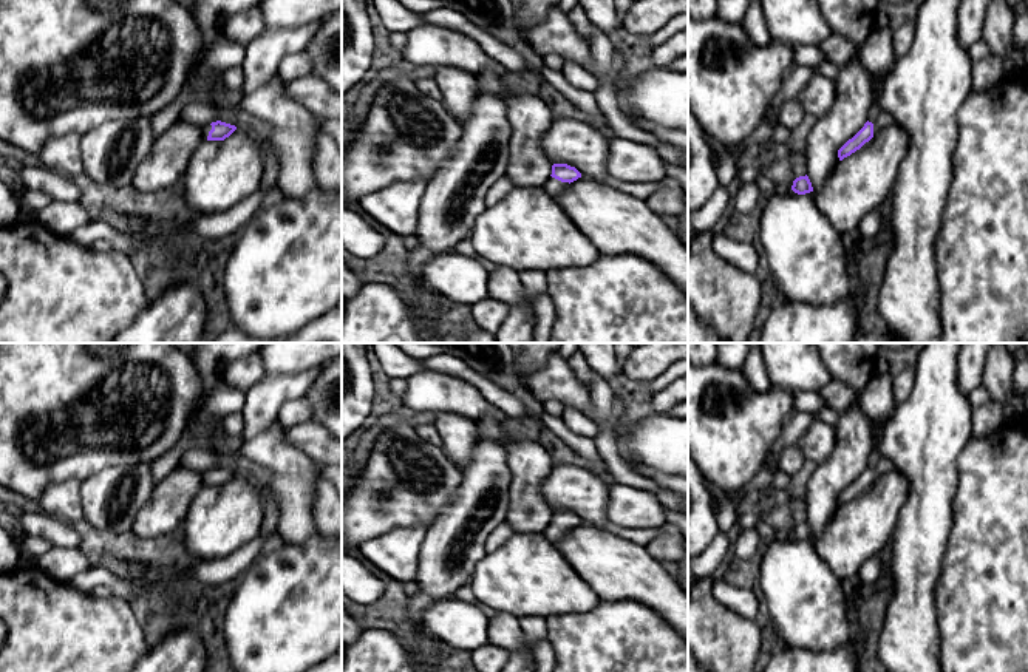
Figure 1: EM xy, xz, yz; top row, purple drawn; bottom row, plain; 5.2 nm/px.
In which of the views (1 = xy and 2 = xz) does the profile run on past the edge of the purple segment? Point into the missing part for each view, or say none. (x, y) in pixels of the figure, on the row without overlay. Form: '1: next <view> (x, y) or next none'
1: next xy (206, 475)
2: next xz (552, 532)

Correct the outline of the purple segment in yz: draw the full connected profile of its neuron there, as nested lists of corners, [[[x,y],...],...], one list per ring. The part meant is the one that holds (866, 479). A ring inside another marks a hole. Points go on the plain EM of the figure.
[[[881,456],[878,463],[873,468],[866,468],[864,473],[849,485],[839,496],[838,504],[842,507],[856,496],[860,496],[866,488],[869,488],[881,474],[889,473],[894,468],[894,463]]]

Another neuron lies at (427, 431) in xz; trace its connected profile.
[[[431,423],[417,425],[416,434],[433,445],[442,446],[442,439]]]

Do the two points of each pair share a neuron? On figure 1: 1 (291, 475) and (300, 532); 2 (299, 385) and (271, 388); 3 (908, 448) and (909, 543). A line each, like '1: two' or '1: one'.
1: one
2: one
3: one

